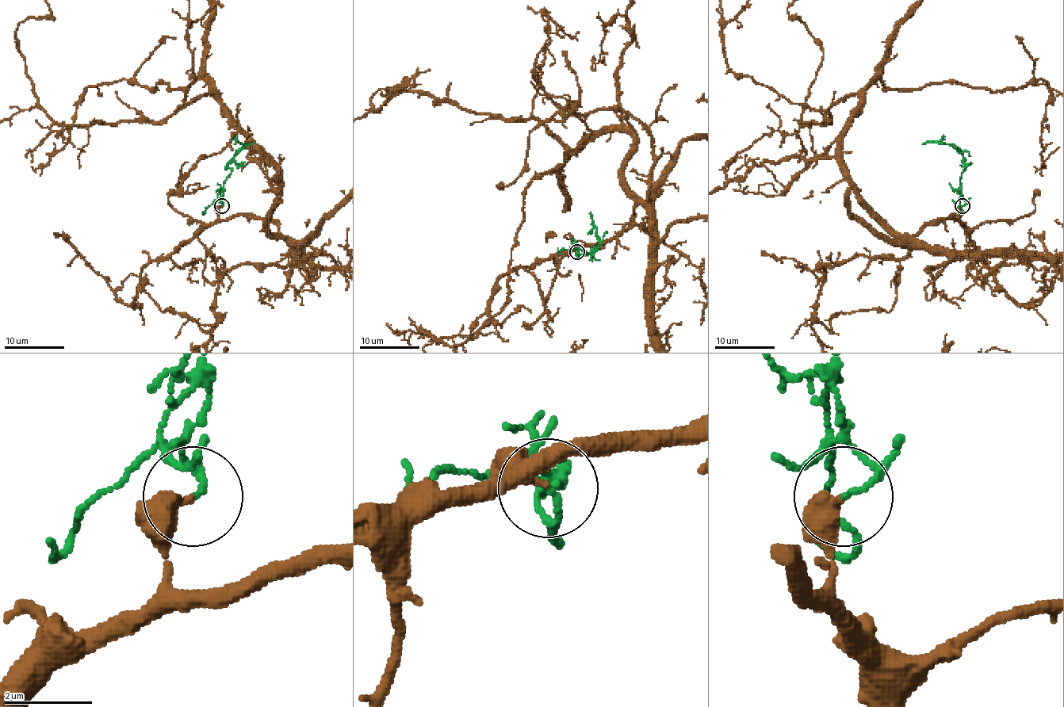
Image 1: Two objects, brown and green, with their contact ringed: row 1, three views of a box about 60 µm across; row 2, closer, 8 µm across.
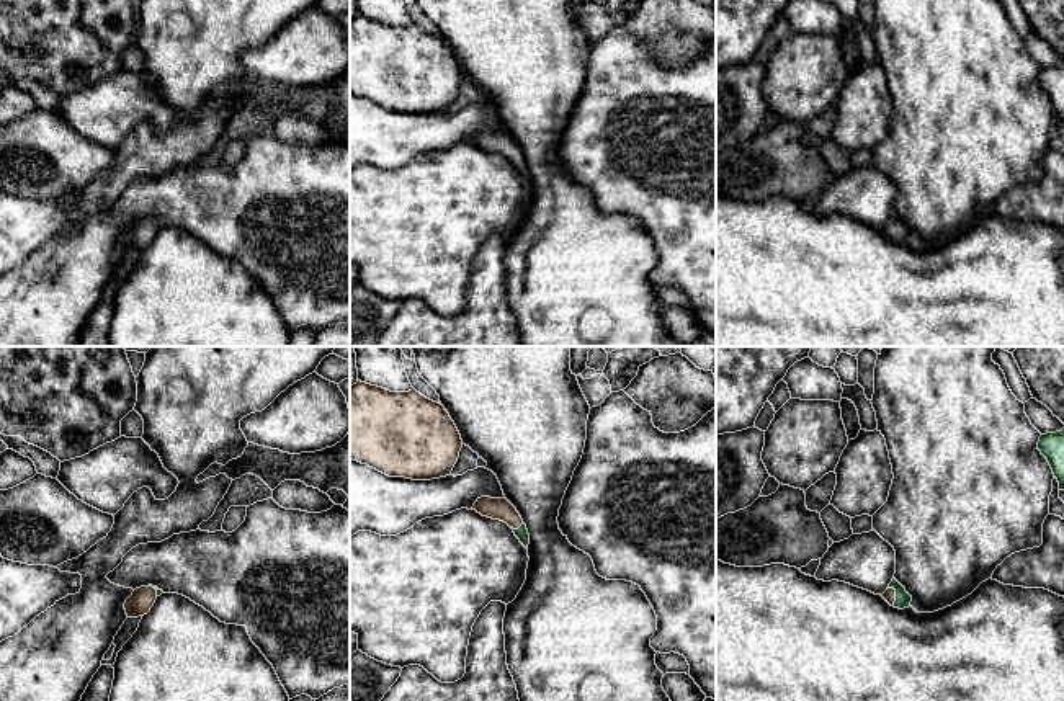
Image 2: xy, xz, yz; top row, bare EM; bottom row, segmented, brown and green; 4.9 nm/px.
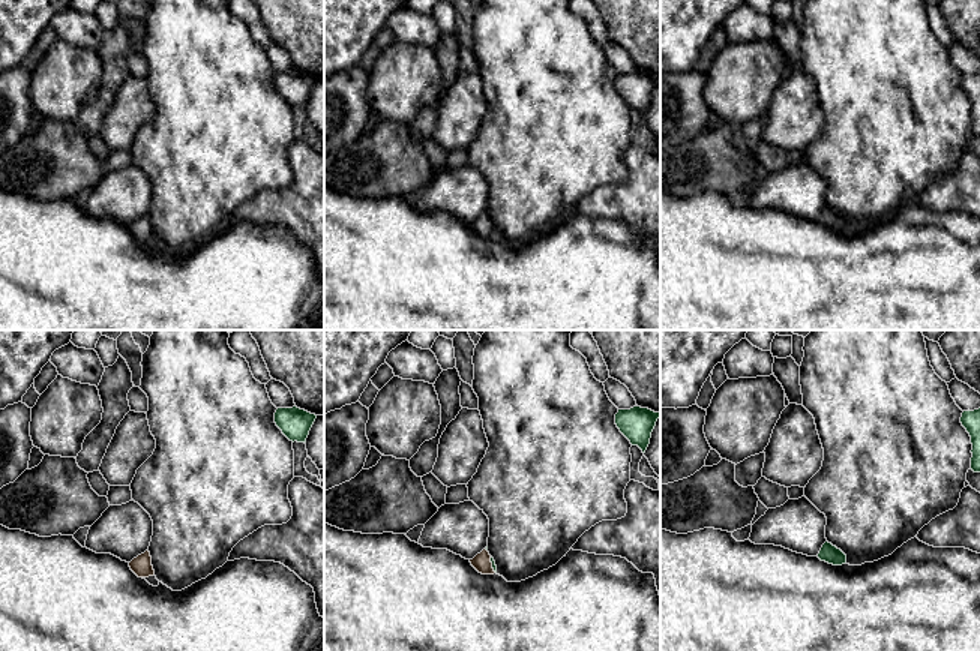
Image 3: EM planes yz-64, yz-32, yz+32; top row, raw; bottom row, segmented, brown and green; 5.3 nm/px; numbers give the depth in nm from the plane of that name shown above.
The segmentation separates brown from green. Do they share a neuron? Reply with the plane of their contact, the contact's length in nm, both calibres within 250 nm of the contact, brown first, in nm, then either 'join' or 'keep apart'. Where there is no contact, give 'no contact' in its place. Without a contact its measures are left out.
contact in yz; length 100 nm; calibres 60 and 80 nm; keep apart

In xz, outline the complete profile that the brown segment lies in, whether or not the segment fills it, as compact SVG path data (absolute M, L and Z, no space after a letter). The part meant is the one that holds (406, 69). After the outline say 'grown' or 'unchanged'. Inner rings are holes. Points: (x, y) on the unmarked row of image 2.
M361 15L350 21L350 93L389 111L431 114L451 108L461 82L461 69L445 41L415 23L391 26Z | unchanged

